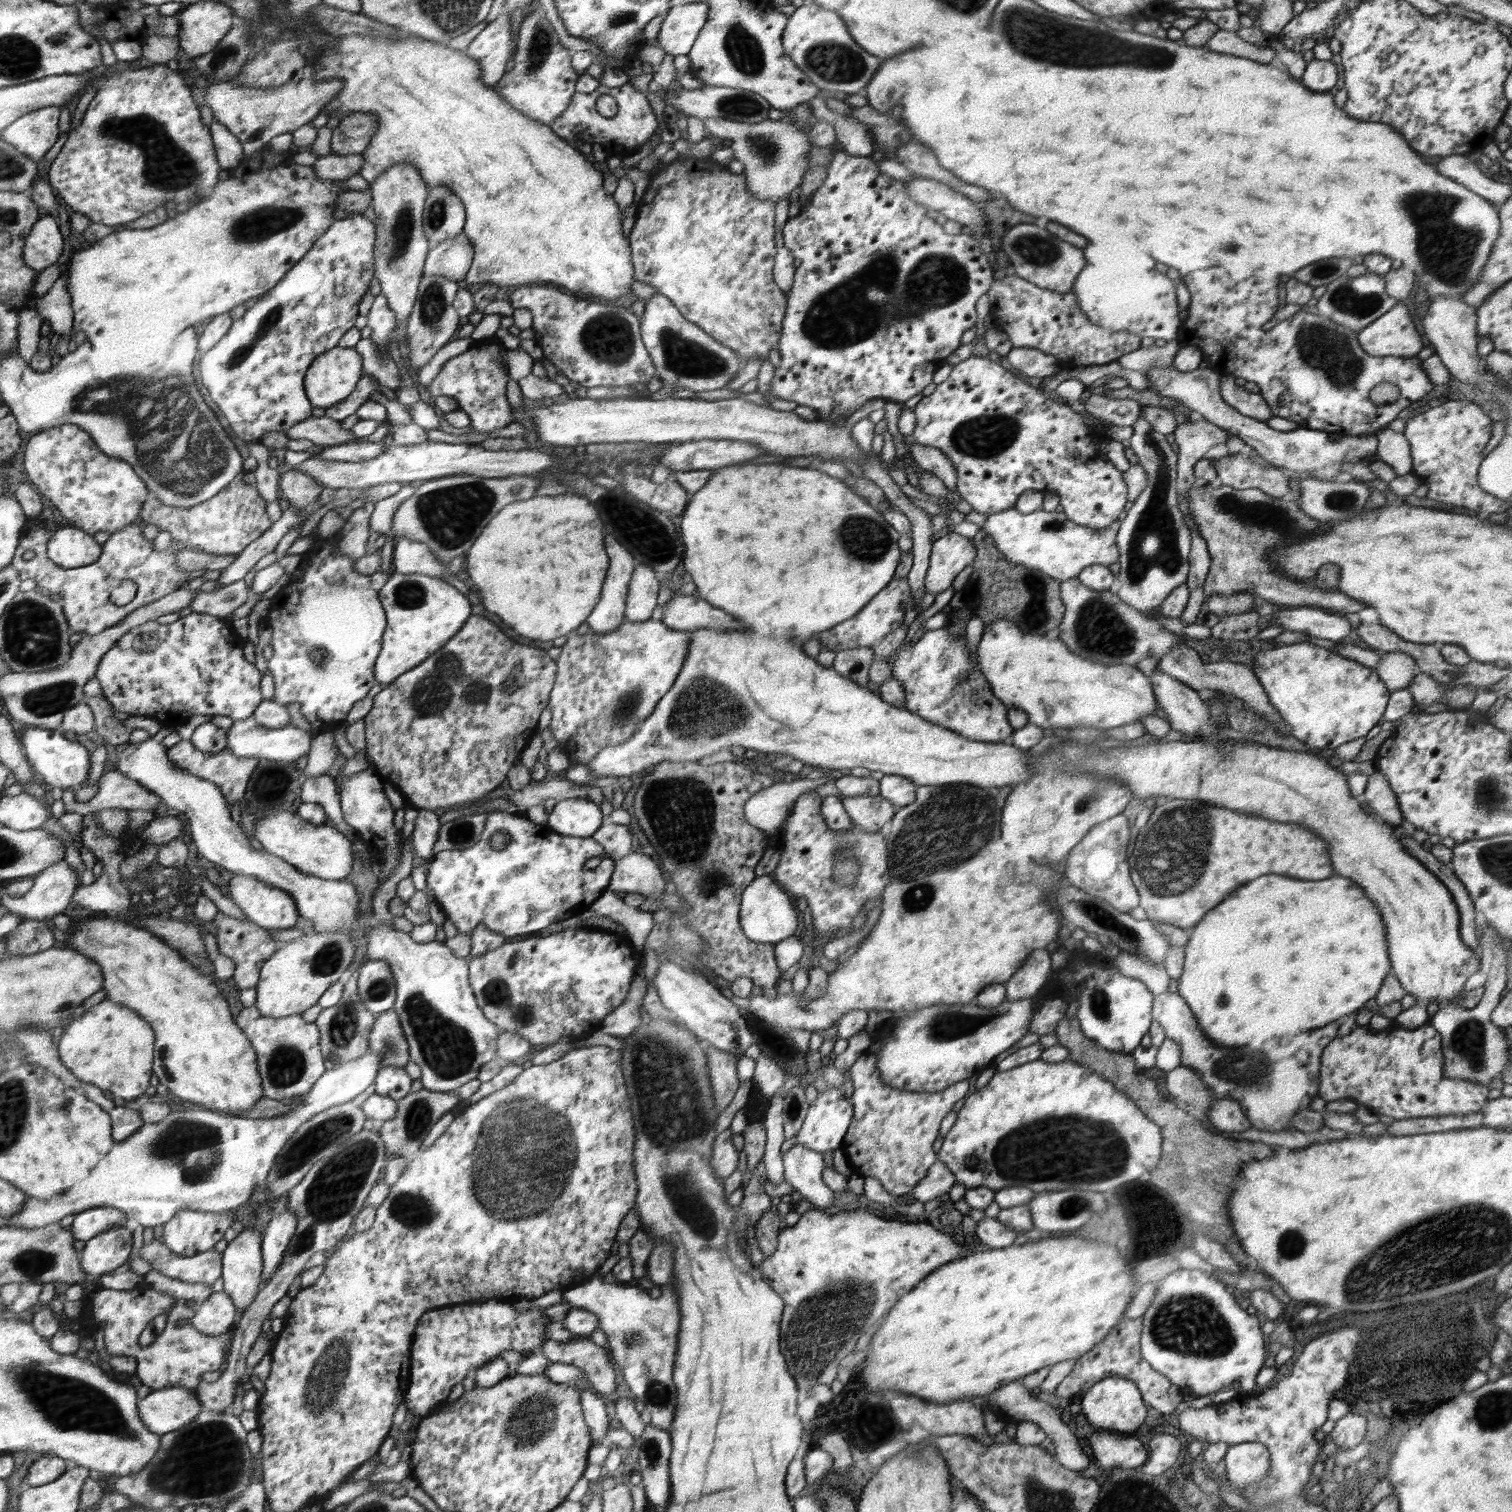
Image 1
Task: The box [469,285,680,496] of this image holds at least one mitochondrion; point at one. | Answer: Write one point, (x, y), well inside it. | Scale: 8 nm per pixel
(607, 336)

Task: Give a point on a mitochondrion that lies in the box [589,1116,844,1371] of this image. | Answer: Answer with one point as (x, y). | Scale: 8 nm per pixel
(632, 1338)

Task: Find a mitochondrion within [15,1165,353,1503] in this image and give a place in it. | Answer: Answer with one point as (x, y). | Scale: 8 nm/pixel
(209, 1458)

